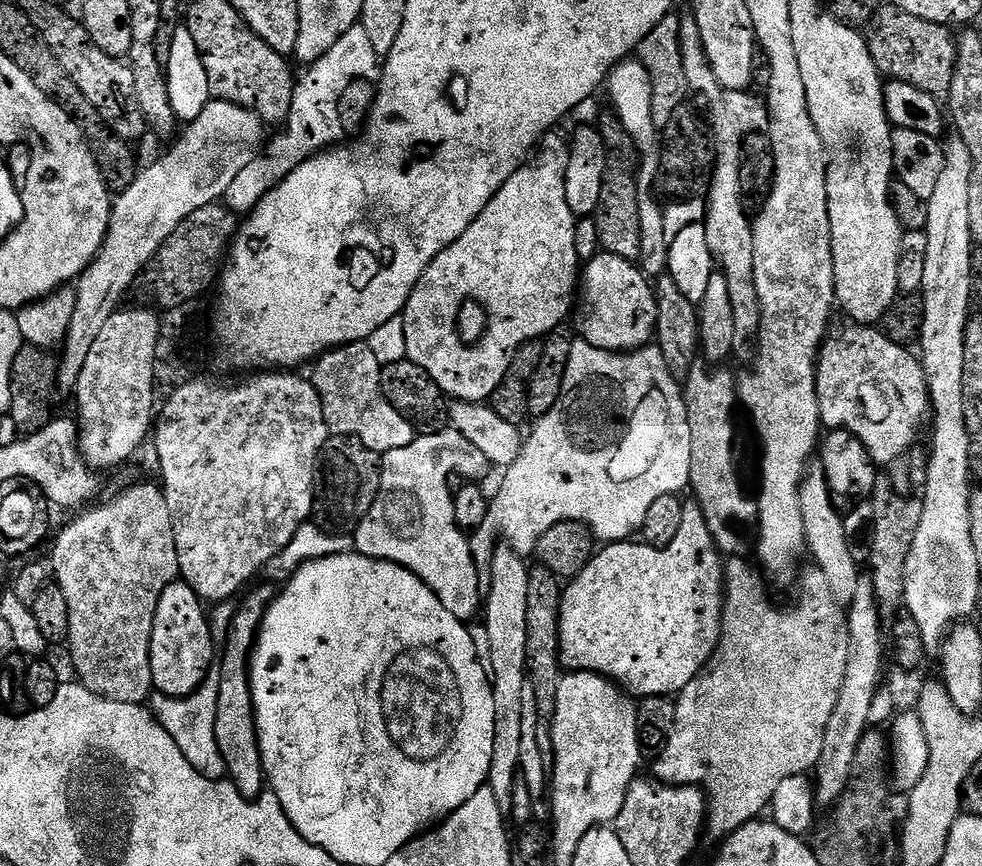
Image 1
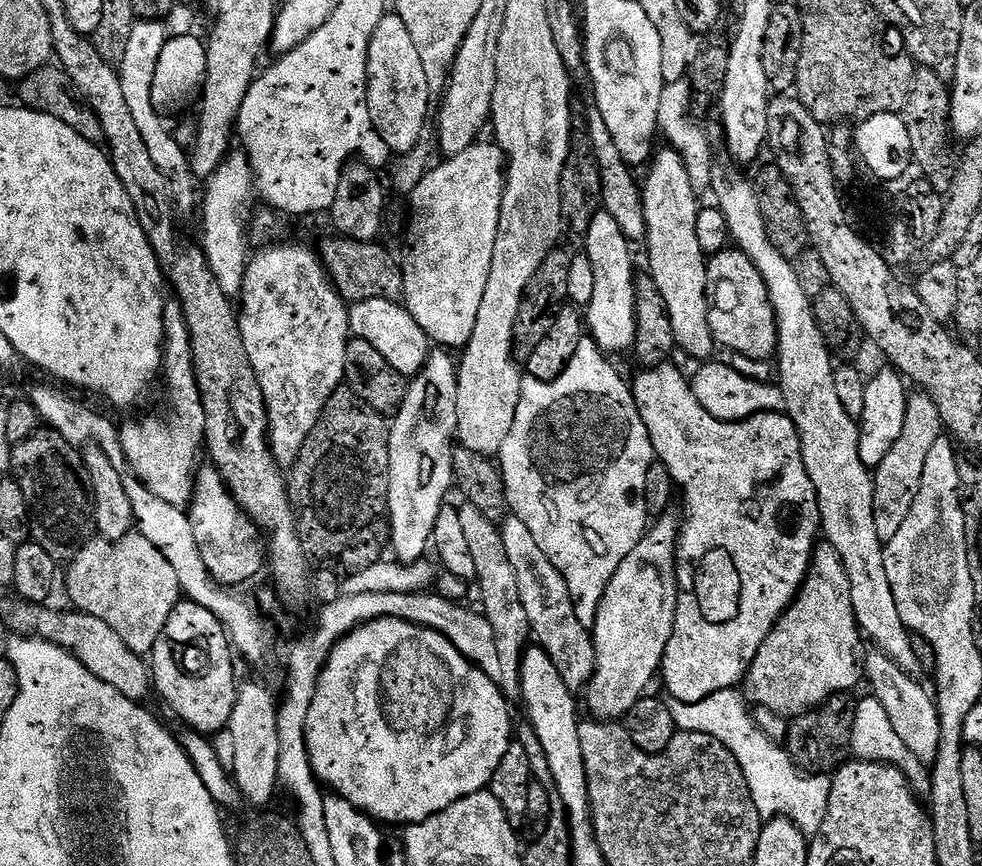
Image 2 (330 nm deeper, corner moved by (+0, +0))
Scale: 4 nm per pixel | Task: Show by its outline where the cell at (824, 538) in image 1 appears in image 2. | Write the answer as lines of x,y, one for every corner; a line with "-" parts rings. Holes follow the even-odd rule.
872,650
869,656
865,655
862,660
862,672
866,677
866,684
872,687
871,695
886,708
890,722
894,730
901,738
915,742
919,736
925,736
932,746
940,743
940,717
936,715
936,701
916,680
907,676
905,669
891,660
886,653

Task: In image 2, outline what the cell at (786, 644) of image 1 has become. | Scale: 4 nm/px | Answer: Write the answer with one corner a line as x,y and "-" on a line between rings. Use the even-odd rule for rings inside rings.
827,542
817,543
812,549
812,562
804,578
804,585
762,642
748,668
748,675
742,681
742,692
747,703
769,707
774,714
785,718
795,718
819,708
832,696
851,693
851,688
862,680
862,656
856,653
860,648
860,640
862,636
856,627
856,615
850,598
850,580
846,578
838,550
834,550
834,546

